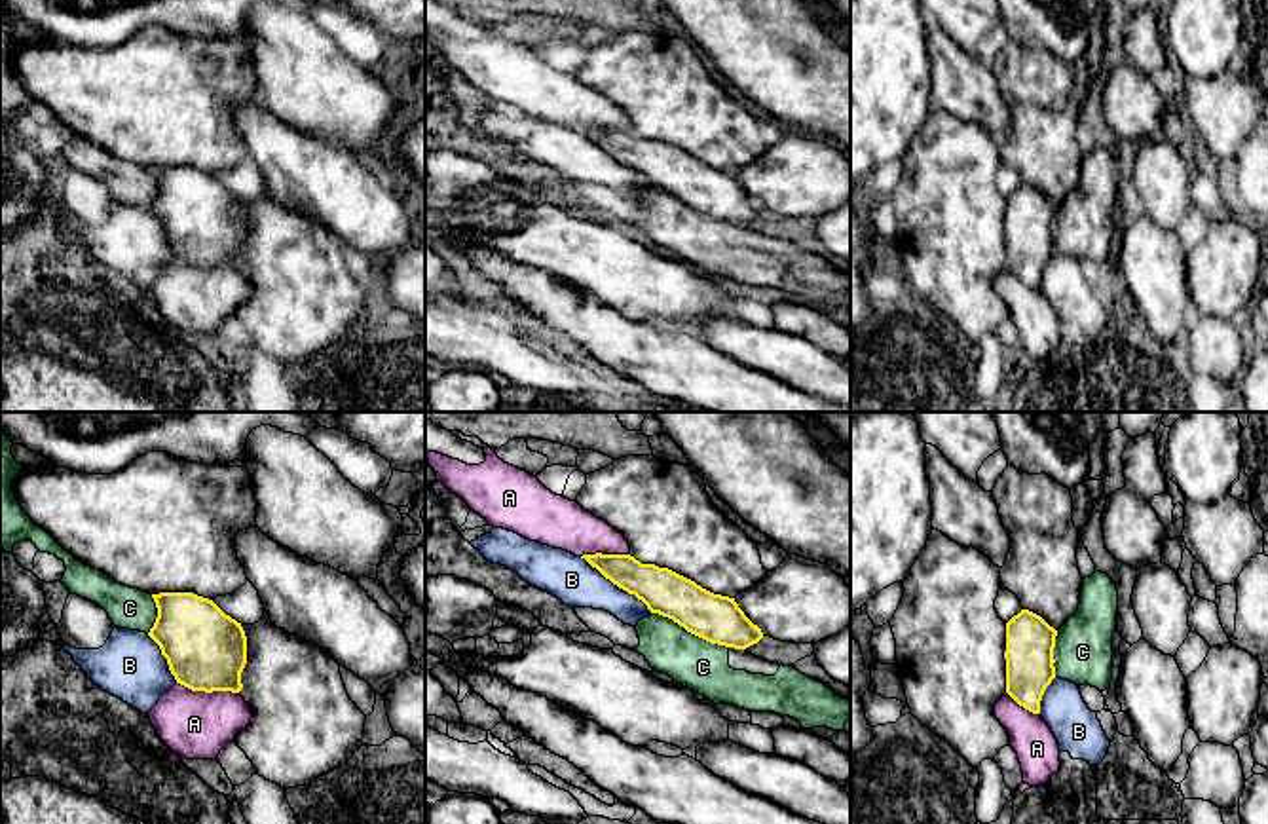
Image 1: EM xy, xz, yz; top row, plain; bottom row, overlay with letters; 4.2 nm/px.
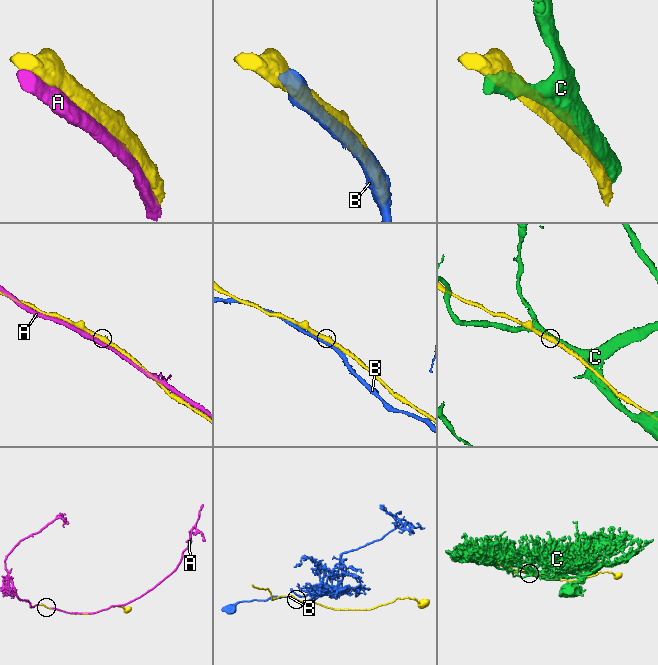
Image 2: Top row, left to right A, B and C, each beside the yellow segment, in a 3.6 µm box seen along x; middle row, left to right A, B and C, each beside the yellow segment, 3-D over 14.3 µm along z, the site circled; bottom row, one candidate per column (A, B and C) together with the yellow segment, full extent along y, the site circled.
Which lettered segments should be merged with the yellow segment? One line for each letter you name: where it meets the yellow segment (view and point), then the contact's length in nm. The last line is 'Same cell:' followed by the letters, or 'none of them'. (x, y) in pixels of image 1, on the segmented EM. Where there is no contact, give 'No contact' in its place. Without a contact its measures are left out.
A: Touches yellow at xy (207, 692). Shared border 260 nm
Same cell: A

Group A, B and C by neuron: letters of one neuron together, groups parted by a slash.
A / B / C

